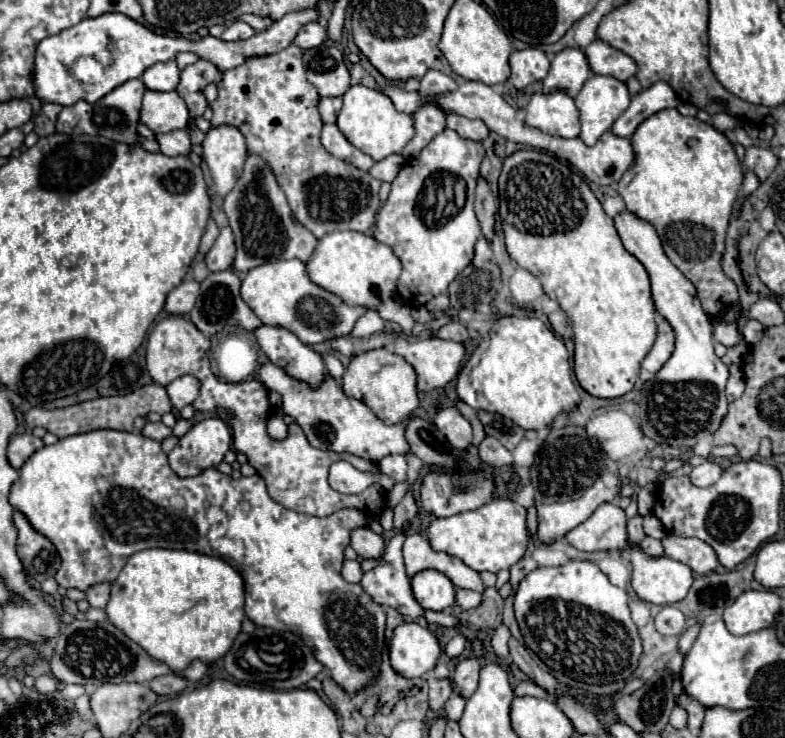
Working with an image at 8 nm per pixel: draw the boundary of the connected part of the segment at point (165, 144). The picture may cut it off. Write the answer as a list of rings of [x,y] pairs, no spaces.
[[[186,128],[168,132],[168,134],[156,134],[156,142],[160,144],[162,154],[188,154],[190,152],[190,136]]]

